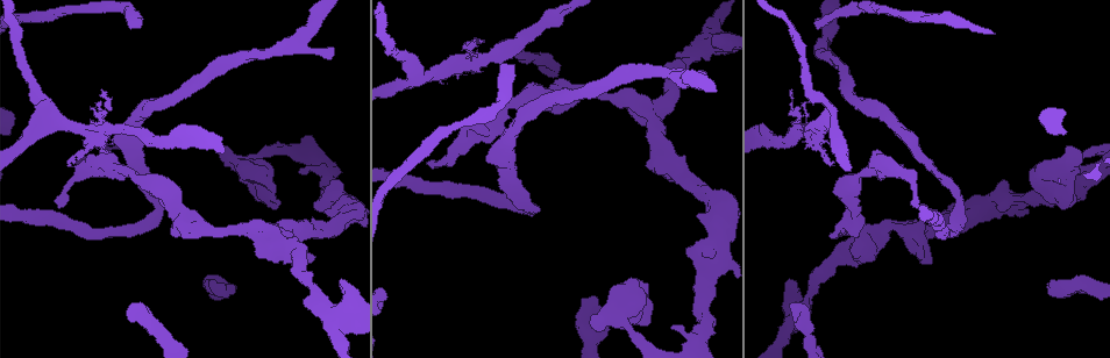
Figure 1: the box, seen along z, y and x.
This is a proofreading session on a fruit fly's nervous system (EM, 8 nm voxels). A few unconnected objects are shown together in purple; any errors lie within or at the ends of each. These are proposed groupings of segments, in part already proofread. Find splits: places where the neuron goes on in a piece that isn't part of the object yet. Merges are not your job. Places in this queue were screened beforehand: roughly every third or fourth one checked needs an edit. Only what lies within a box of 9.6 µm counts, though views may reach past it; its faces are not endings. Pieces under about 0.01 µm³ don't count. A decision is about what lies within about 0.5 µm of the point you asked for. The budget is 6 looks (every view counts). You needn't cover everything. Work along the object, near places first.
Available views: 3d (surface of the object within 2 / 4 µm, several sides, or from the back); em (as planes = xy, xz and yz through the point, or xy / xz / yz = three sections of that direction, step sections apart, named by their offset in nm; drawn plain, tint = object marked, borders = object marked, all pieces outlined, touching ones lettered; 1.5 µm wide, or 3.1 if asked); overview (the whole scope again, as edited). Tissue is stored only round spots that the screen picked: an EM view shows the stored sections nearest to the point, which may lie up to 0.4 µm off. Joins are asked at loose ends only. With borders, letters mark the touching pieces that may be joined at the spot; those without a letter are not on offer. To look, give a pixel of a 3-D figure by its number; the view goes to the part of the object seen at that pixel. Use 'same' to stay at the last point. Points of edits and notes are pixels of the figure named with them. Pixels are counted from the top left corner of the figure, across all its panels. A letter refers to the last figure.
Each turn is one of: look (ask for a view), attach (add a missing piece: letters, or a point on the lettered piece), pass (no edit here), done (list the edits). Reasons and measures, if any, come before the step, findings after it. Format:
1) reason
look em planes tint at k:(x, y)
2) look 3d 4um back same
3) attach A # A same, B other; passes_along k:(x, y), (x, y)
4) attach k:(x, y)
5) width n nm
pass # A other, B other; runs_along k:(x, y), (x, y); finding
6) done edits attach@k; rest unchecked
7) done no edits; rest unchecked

thick end
look em xz step 4 borders at 1:(784, 282)

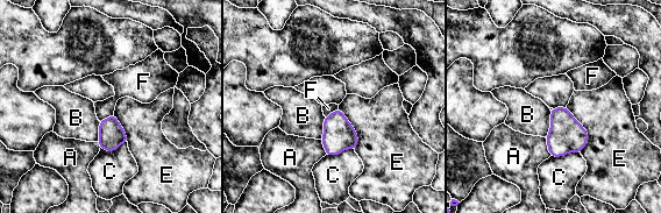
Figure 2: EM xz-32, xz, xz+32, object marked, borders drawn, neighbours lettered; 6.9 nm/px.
look em planes borders same

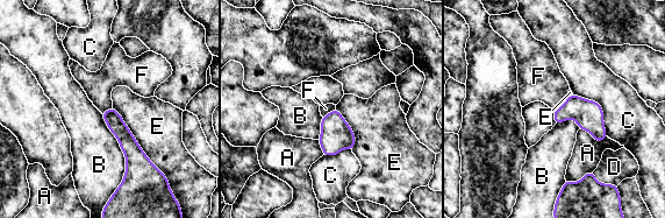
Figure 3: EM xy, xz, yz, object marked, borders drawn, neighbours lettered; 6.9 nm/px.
pass # A other, B other, C other, D other, E other, F other; border 3:(569, 96), (555, 111); no lettered piece goes on from it

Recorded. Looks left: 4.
tapers out
look em planes borders at 1:(471, 56)

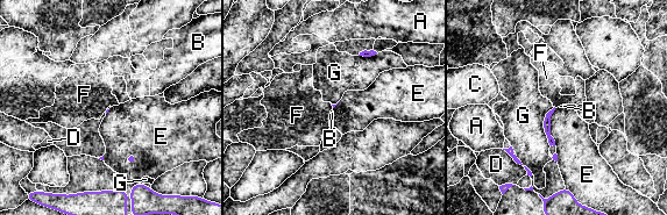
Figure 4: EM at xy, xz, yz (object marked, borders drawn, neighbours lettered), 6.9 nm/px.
longest_contact G 280 nm
pass # A other, B other, C other, D other, E other, F other, G other; border 4:(555, 108), (551, 116), (554, 145); none of them fits

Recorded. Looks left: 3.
branch stops here
look 3d 4um at 1:(1002, 180)

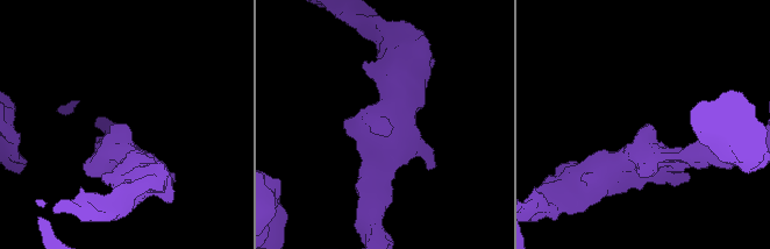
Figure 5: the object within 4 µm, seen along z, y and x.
shape alone is not enough
look em planes plain at 5:(372, 129)

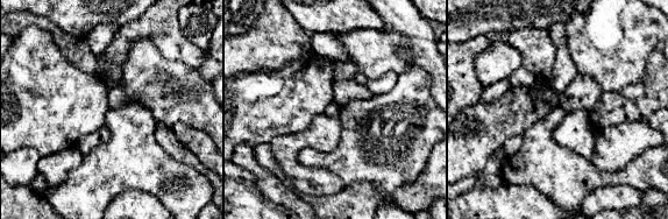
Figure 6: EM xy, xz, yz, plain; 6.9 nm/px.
what lies round it
look em planes borders same

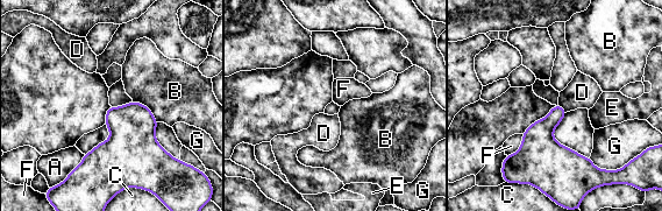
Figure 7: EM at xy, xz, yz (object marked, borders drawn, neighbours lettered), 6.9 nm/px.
pass # A other, B other, C other, D other, E other, F other, G other; border 7:(559, 104), (566, 112); no lettered piece goes on from it

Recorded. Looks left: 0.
done no edits; rest unchecked

